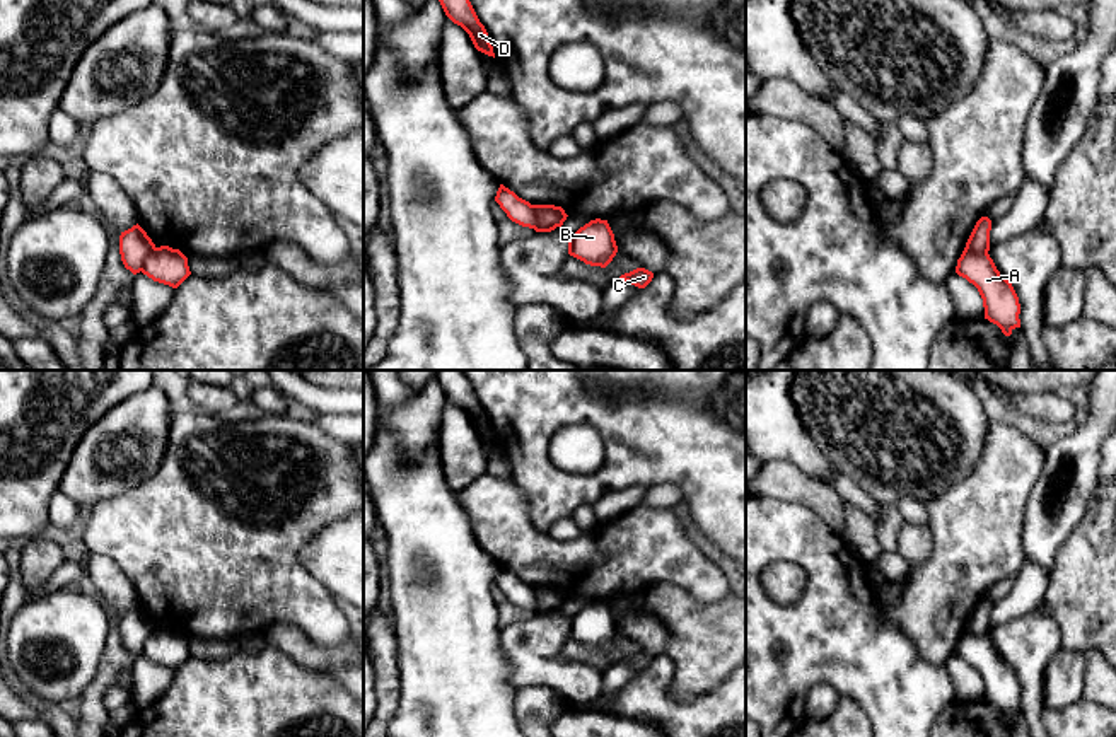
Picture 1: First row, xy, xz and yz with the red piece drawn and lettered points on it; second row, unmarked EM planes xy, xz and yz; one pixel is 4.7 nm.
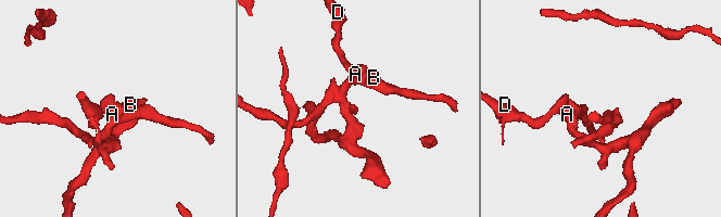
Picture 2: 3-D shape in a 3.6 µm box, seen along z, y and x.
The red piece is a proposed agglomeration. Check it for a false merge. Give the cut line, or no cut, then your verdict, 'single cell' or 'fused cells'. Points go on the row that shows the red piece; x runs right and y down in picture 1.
xz (533, 205), (534, 229) | fused cells

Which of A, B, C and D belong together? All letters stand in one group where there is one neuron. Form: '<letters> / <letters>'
A B C / D

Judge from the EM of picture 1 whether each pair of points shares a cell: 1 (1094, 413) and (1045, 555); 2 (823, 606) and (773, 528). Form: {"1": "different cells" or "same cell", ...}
{"1": "same cell", "2": "same cell"}

